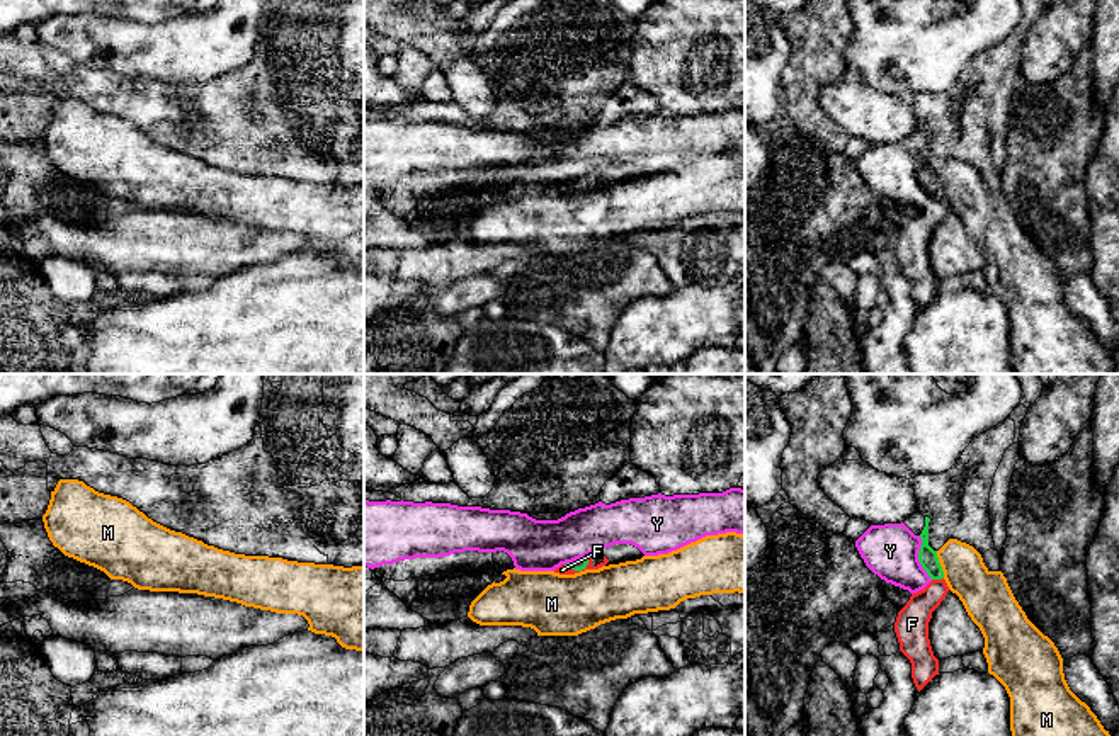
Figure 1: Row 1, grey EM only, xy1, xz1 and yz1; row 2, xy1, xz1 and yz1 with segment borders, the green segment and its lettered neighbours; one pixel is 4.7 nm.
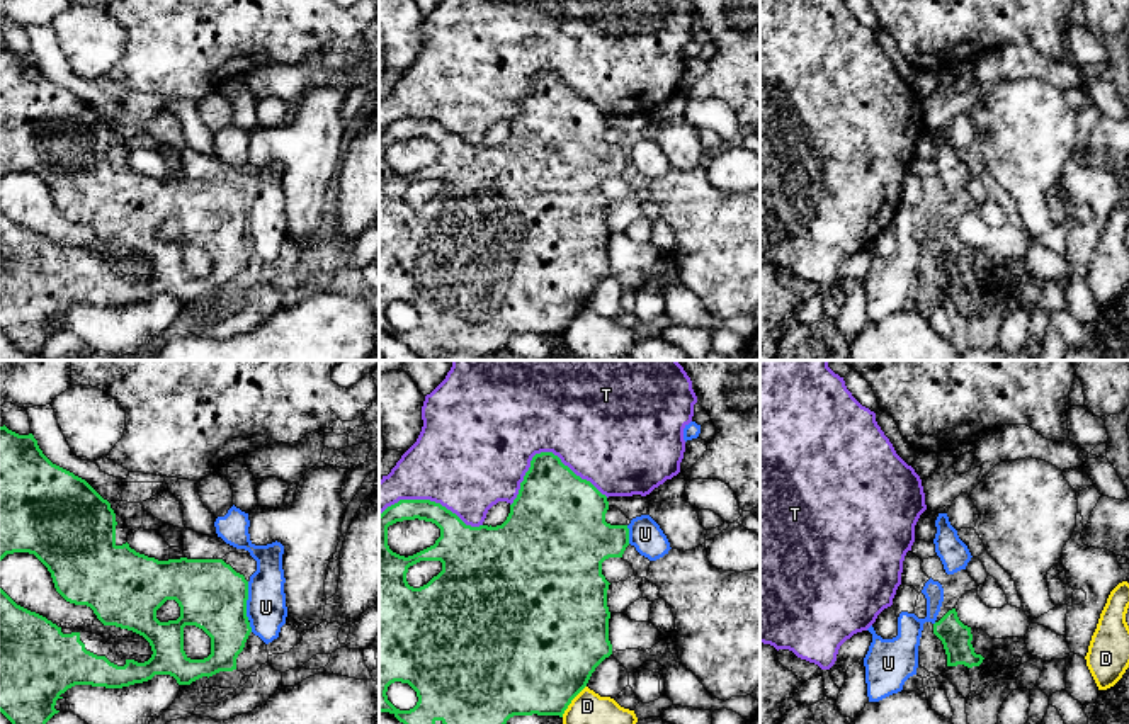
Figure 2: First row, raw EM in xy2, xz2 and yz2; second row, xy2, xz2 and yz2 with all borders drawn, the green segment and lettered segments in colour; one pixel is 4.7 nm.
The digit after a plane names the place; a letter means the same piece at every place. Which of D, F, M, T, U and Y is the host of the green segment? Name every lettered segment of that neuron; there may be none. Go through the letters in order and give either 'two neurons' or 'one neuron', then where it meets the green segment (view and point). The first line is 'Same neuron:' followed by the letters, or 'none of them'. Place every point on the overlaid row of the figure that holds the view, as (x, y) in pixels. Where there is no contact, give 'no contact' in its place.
Same neuron: F
D: two neurons; contact xz2 (572, 699)
F: one neuron; contact yz1 (937, 578)
M: two neurons; contact yz1 (939, 565)
T: two neurons; contact xz2 (546, 452)
U: two neurons; contact xy2 (247, 599)
Y: two neurons; contact yz1 (919, 558)

